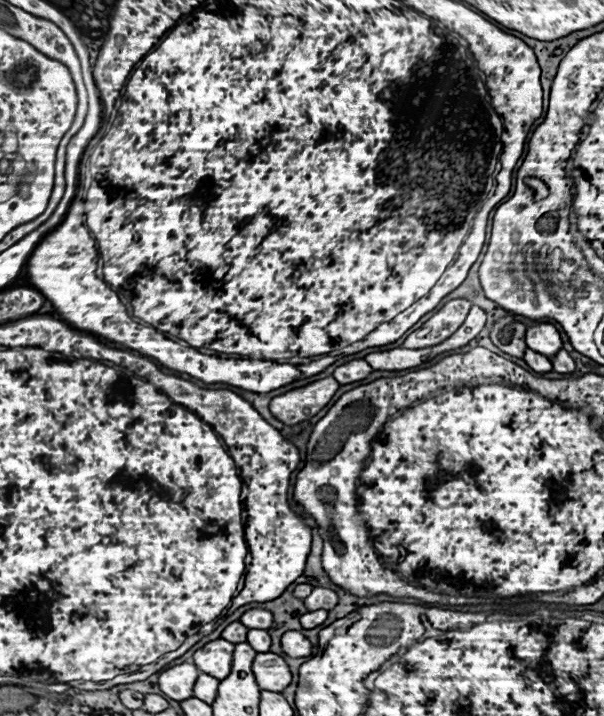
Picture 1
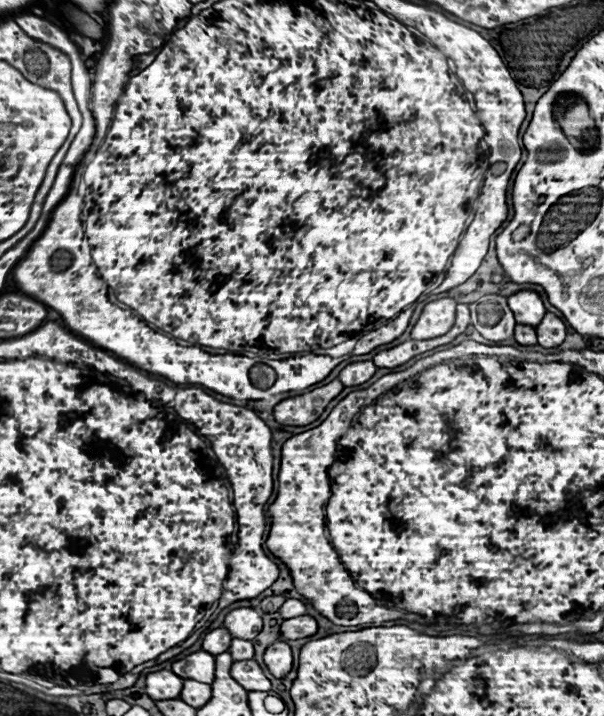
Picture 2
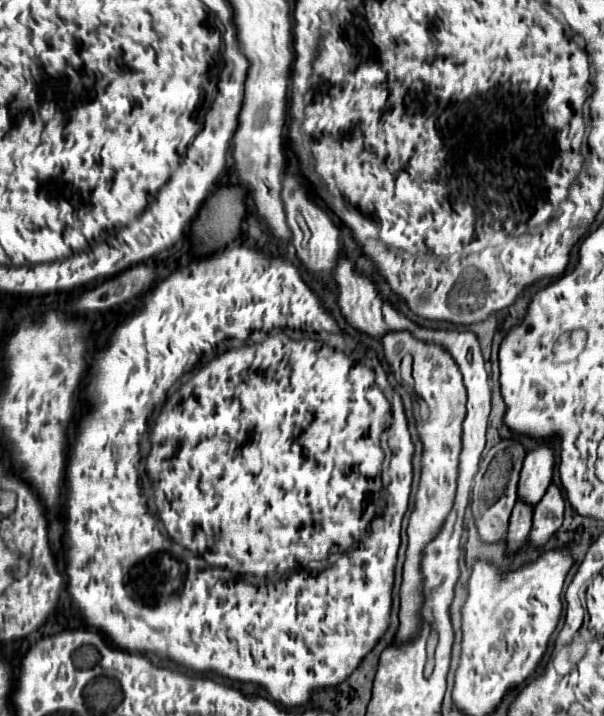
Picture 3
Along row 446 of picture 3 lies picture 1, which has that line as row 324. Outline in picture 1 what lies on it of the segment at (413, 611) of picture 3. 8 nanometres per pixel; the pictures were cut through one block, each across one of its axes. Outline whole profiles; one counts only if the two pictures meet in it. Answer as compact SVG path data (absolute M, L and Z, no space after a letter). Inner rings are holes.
M456 298L456 300L450 300L446 302L426 324L424 328L428 328L430 332L420 338L420 340L412 340L412 334L404 340L404 346L406 348L424 348L424 346L436 346L440 344L442 340L446 340L448 336L452 336L460 326L462 322L466 320L468 312L470 312L470 302L464 300L464 298Z

